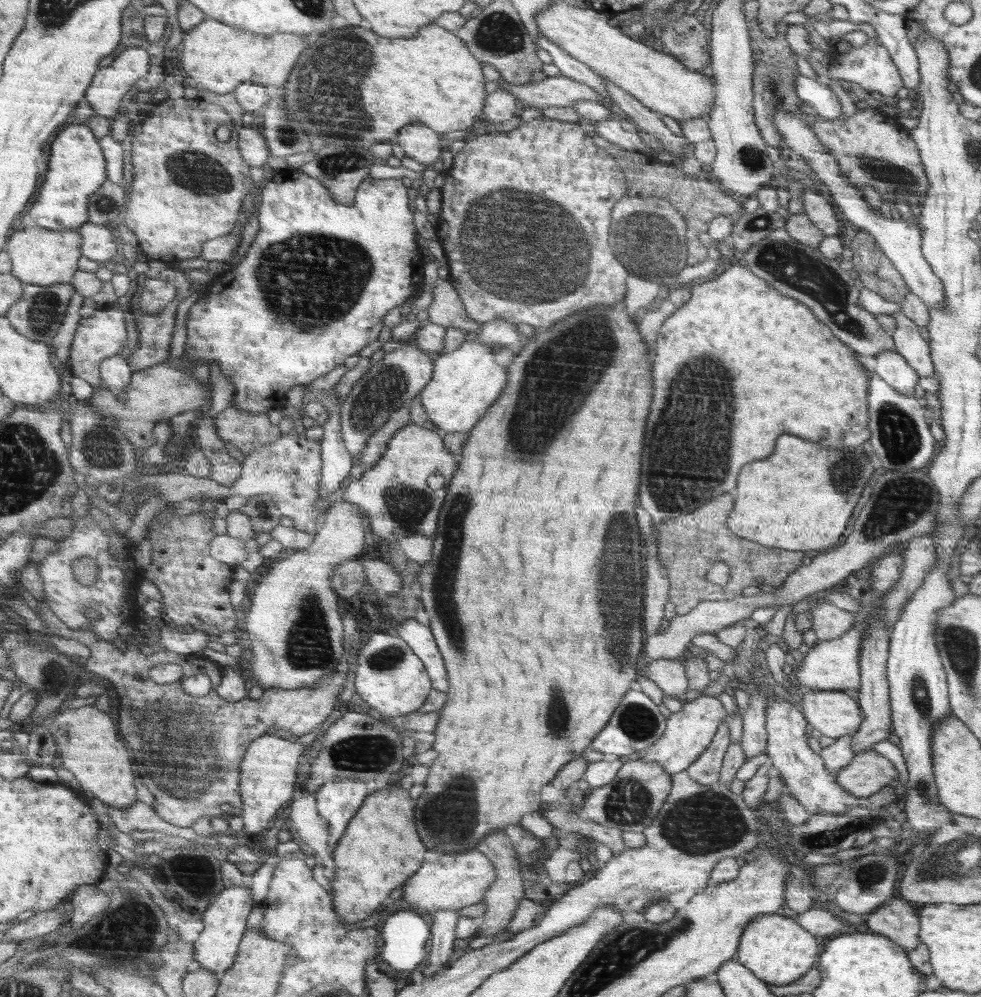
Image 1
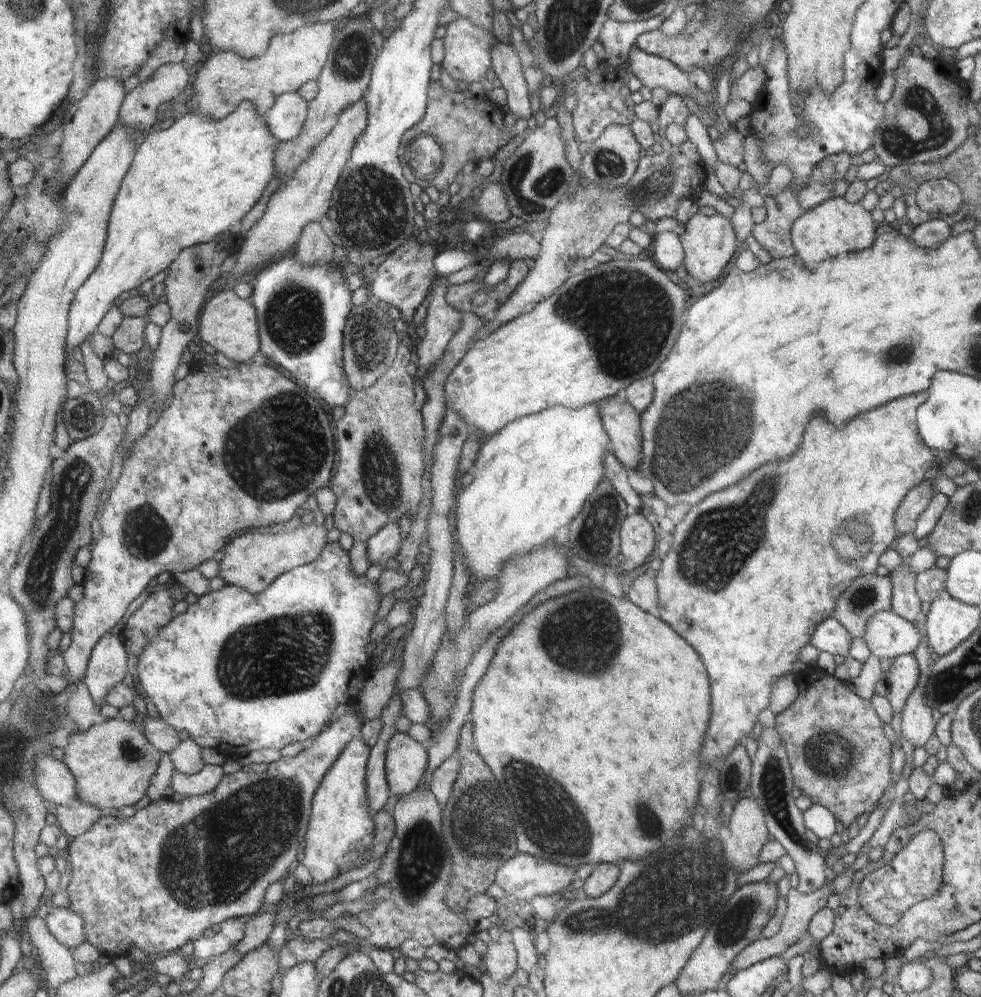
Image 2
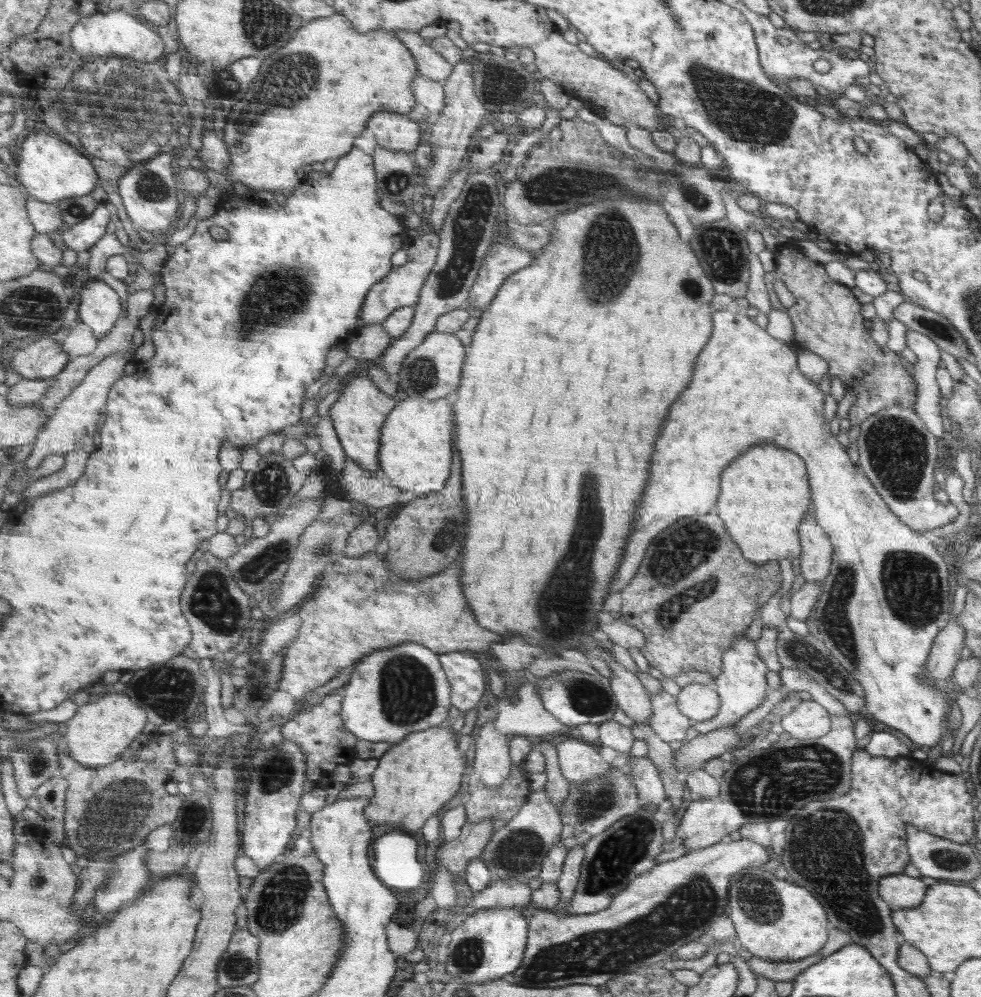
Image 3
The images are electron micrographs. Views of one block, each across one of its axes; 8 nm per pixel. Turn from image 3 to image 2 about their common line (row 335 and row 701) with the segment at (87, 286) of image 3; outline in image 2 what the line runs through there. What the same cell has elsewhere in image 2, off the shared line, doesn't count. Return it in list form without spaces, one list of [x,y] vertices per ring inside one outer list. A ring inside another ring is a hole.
[[[121,634],[107,635],[94,650],[85,683],[98,707],[108,704],[109,694],[126,680],[129,673],[128,660],[130,656]]]

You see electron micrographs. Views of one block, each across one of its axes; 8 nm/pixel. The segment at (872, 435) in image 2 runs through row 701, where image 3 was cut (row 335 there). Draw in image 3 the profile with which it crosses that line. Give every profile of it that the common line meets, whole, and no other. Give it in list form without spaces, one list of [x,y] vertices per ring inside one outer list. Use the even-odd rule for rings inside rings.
[[[727,308],[715,312],[713,320],[714,340],[700,352],[692,382],[670,408],[670,420],[666,420],[662,436],[658,438],[646,496],[642,496],[638,508],[638,522],[634,522],[636,526],[633,525],[634,532],[630,534],[626,560],[610,584],[611,598],[616,599],[614,592],[629,586],[630,578],[636,574],[642,556],[656,534],[682,516],[698,516],[712,510],[720,494],[720,474],[734,458],[758,444],[776,444],[790,449],[809,465],[814,503],[812,514],[833,544],[832,570],[822,582],[822,592],[811,617],[818,625],[819,637],[842,668],[864,688],[867,712],[892,730],[902,732],[914,744],[932,749],[940,742],[942,722],[951,711],[948,692],[938,686],[939,682],[928,671],[930,651],[952,610],[948,598],[948,562],[942,560],[924,534],[918,534],[896,513],[888,510],[870,480],[850,460],[824,418],[823,390],[818,390],[809,377],[798,372],[796,352],[782,340],[764,332],[740,310],[734,313]]]

